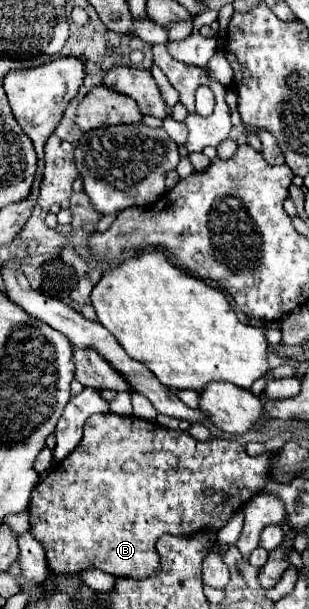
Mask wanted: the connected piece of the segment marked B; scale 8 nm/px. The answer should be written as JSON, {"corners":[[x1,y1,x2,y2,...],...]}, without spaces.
{"corners":[[94,414,86,420,84,424,84,436,82,442,74,448,74,452,64,458,50,474,46,480,40,480,40,484,36,486,36,490,32,492,32,502,30,502,30,526,32,526,32,534,36,540,42,542,44,550,46,550,46,560,48,560,48,568,54,572,62,572,62,574,78,574,84,568,98,568,106,574,112,574,116,578,120,576,130,576,130,578,144,578,154,574,154,570,158,568,158,554,156,554,156,540,164,534,194,534,202,528,216,528,220,530,228,518,240,510,250,498,256,496,256,490,260,490,260,482,264,482,264,478,268,476,270,470,270,454,262,454,256,458,250,458,244,450,244,446,240,442,230,442,230,440,222,440,222,438,212,438,208,442,198,442,194,440,188,432,180,432,180,430,168,430,158,426,156,422,146,422,140,420,136,416,118,416,118,414]]}

